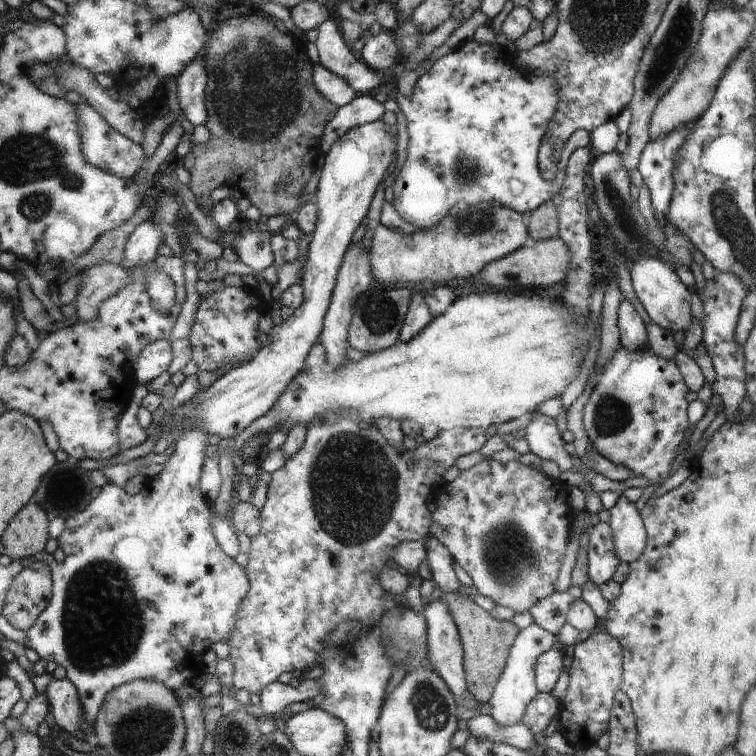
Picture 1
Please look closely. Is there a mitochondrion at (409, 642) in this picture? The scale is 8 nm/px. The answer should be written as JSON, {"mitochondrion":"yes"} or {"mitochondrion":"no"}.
{"mitochondrion":"yes"}

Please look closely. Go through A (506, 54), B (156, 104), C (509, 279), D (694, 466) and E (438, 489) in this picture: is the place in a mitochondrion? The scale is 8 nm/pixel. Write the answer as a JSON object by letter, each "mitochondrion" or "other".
{"A":"other","B":"other","C":"mitochondrion","D":"other","E":"other"}

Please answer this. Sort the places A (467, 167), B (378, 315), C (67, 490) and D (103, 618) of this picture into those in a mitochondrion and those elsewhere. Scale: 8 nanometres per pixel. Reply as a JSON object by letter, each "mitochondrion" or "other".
{"A":"mitochondrion","B":"mitochondrion","C":"mitochondrion","D":"mitochondrion"}

